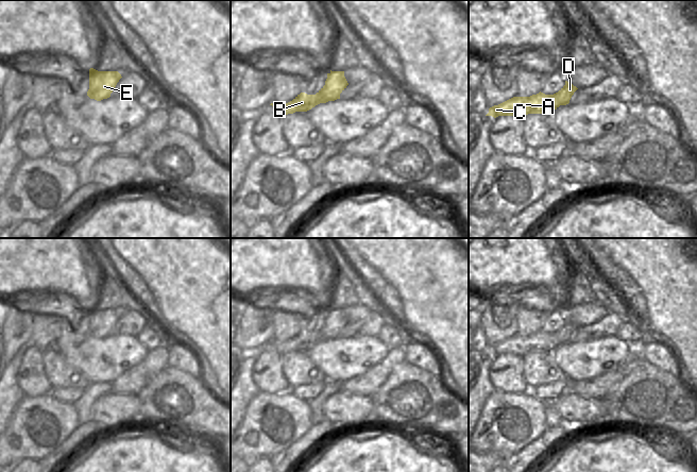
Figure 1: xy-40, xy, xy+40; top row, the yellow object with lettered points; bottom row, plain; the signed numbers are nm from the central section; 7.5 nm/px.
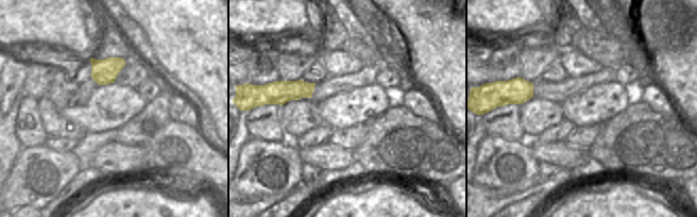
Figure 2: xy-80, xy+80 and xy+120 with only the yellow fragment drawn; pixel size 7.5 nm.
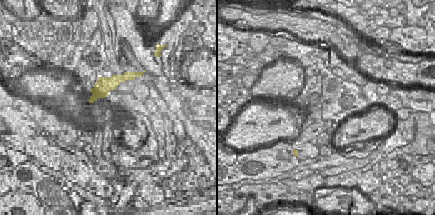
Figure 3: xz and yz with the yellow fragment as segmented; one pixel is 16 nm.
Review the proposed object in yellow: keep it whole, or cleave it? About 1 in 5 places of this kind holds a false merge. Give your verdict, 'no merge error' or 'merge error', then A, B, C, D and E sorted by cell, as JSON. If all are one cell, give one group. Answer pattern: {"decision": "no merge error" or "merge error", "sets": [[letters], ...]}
{"decision": "no merge error", "sets": [["A", "B", "C", "D", "E"]]}

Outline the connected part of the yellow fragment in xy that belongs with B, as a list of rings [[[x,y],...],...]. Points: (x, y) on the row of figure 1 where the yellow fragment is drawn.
[[[332,71],[327,73],[325,85],[316,94],[301,92],[292,101],[282,105],[271,103],[276,114],[282,118],[295,112],[307,112],[320,103],[340,99],[340,94],[348,85],[344,71]]]

